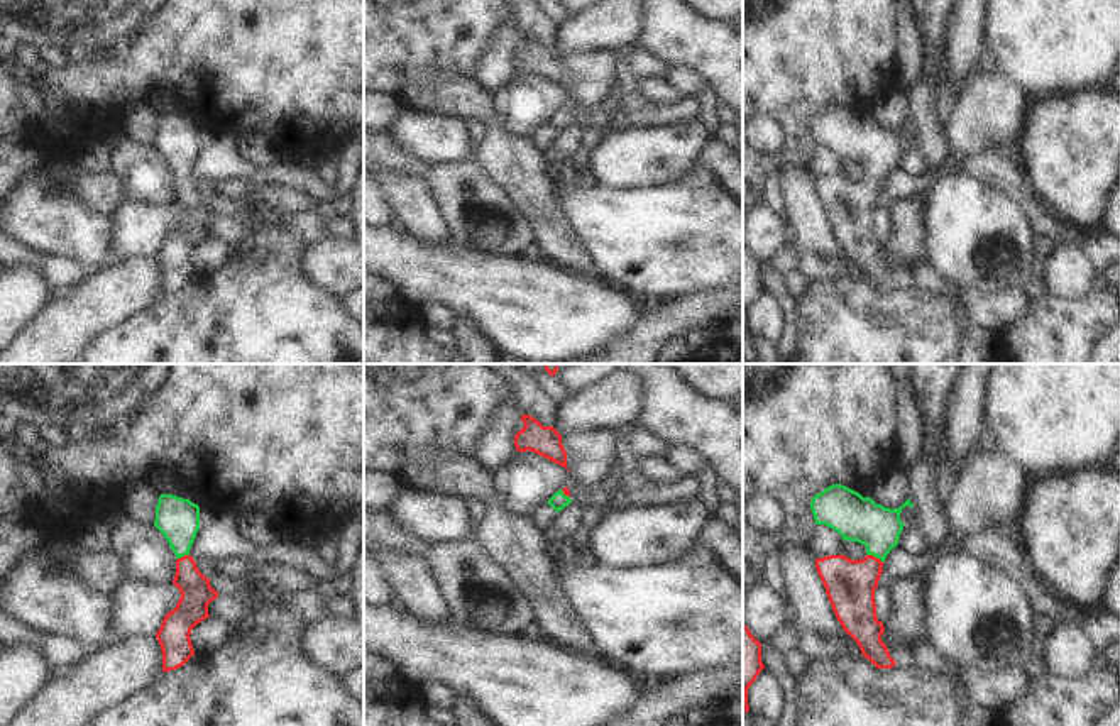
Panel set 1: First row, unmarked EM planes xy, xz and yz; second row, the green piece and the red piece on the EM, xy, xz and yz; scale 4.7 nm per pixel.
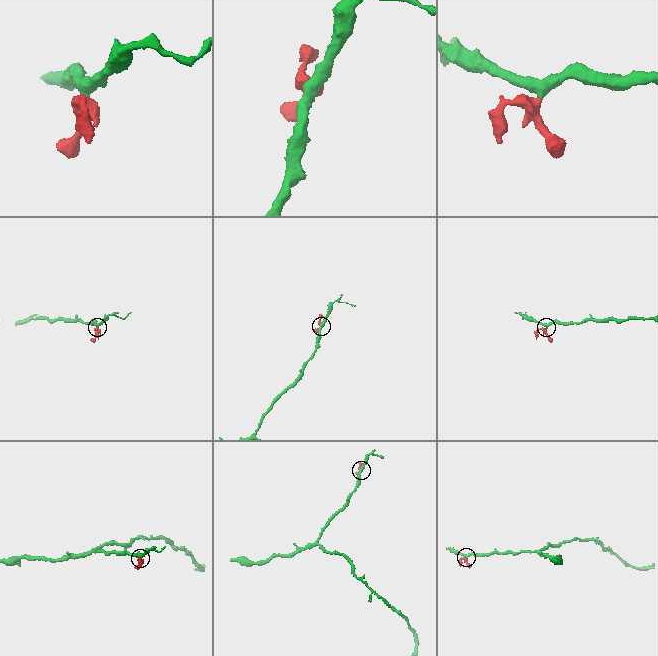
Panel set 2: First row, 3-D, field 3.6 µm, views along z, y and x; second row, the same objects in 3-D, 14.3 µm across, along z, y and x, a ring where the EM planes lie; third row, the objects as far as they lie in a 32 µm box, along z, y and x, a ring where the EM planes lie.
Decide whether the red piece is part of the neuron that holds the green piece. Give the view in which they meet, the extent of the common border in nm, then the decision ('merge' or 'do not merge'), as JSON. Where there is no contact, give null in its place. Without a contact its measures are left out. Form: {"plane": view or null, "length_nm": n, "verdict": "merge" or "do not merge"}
{"plane": "yz", "length_nm": 90, "verdict": "merge"}

